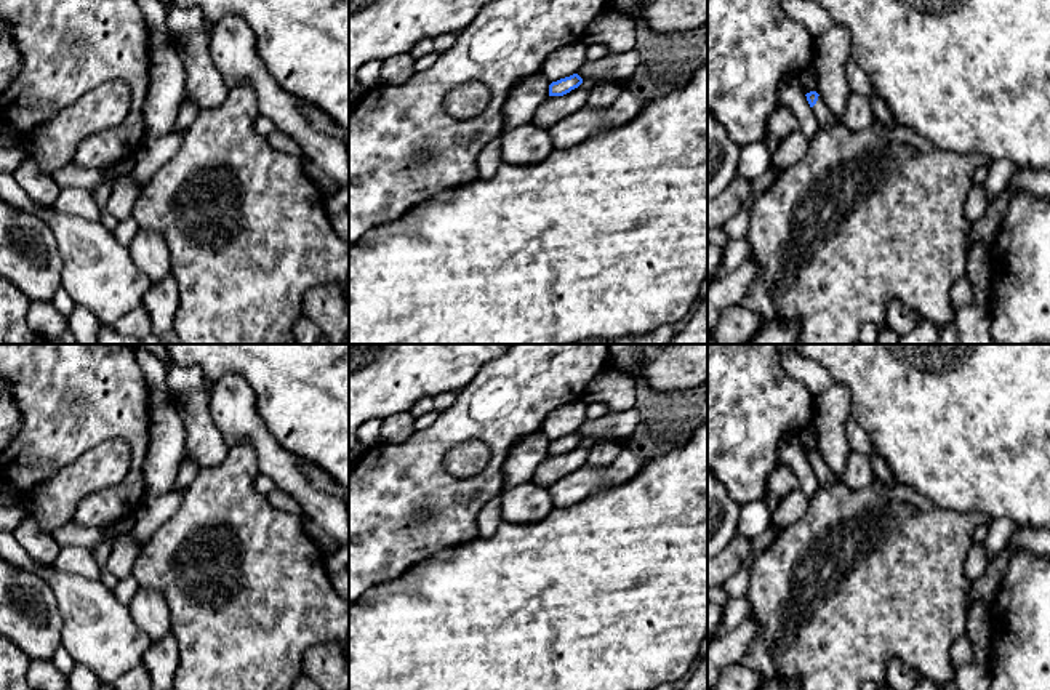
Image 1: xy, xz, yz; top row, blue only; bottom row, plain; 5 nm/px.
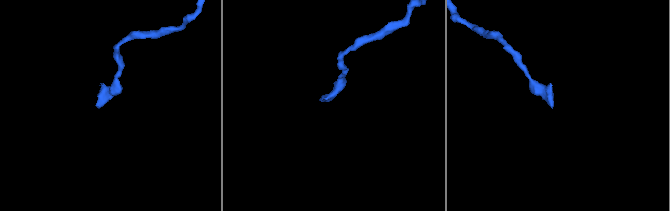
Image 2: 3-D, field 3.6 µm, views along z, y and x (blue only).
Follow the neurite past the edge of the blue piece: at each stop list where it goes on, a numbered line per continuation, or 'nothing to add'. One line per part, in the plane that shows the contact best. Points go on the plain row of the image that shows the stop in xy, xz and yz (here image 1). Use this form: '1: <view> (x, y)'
1: yz (820, 468)

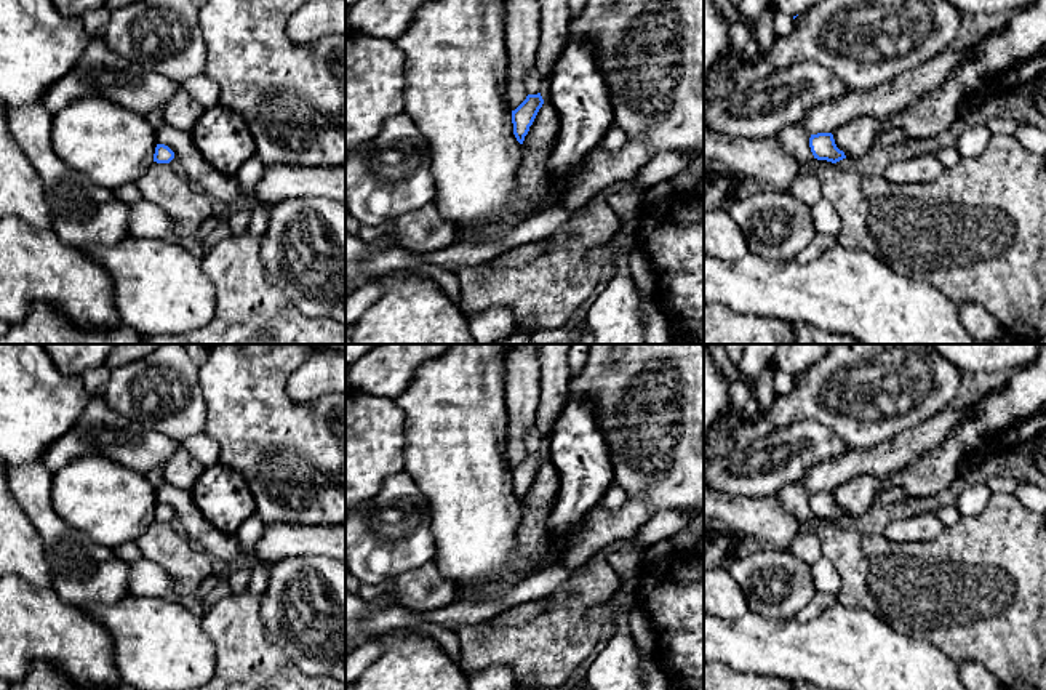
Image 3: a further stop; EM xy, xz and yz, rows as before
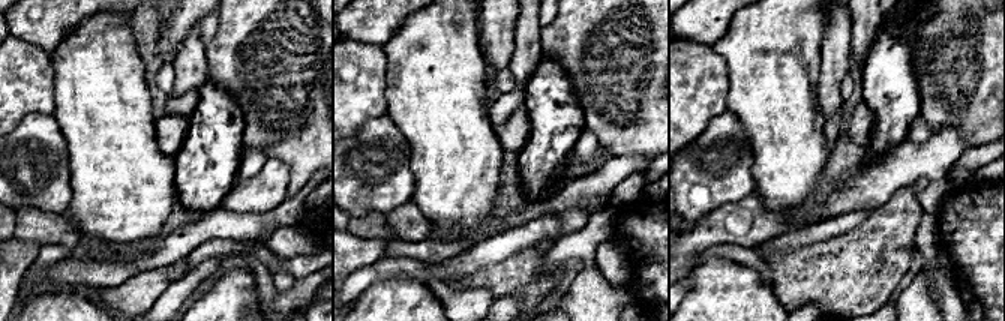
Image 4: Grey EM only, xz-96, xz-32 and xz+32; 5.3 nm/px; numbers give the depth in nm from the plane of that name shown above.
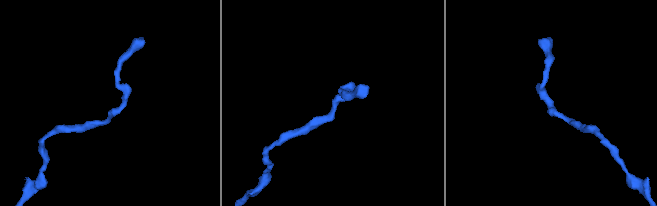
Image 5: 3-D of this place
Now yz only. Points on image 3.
nothing to add

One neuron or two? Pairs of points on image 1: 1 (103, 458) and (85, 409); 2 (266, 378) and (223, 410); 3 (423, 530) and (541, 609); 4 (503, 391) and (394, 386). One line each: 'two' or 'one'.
1: two
2: two
3: two
4: two

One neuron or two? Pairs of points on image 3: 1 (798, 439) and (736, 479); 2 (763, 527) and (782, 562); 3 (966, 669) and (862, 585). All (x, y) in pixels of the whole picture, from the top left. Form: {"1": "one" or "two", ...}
{"1": "one", "2": "two", "3": "two"}

